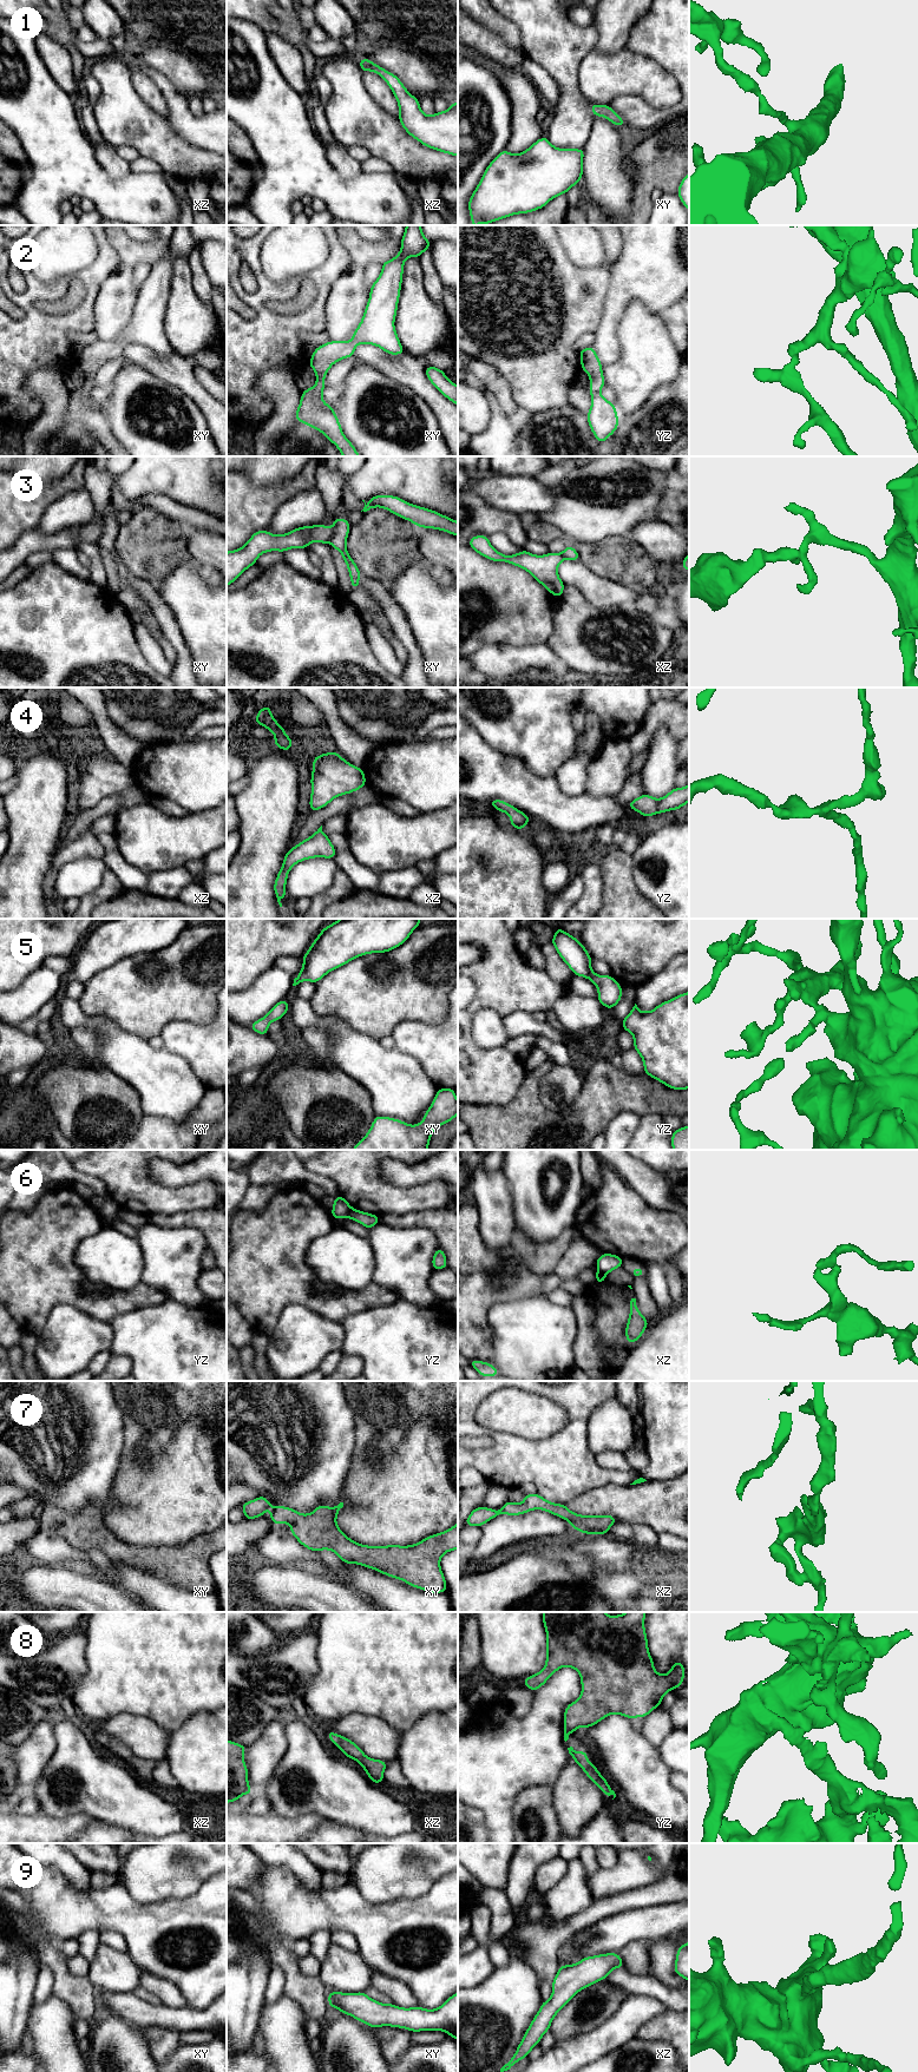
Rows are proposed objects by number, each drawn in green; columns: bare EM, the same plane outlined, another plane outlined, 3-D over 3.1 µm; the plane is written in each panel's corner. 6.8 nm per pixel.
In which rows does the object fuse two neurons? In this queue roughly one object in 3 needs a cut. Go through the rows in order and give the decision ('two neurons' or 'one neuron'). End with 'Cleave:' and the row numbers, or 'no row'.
1: one neuron
2: one neuron
3: two neurons
4: one neuron
5: one neuron
6: two neurons
7: one neuron
8: one neuron
9: one neuron
Cleave: 3, 6

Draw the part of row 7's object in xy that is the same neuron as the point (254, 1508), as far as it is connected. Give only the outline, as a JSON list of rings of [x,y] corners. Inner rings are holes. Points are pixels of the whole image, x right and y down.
[[[263,1495],[241,1505],[245,1520],[260,1518],[270,1508],[271,1522],[289,1524],[291,1534],[310,1551],[329,1550],[345,1564],[379,1571],[431,1593],[447,1592],[440,1559],[445,1553],[458,1550],[458,1521],[452,1528],[414,1545],[368,1546],[349,1539],[339,1528],[336,1515],[342,1507],[343,1502],[335,1507],[320,1505],[312,1513],[301,1514],[290,1507],[273,1507]]]

